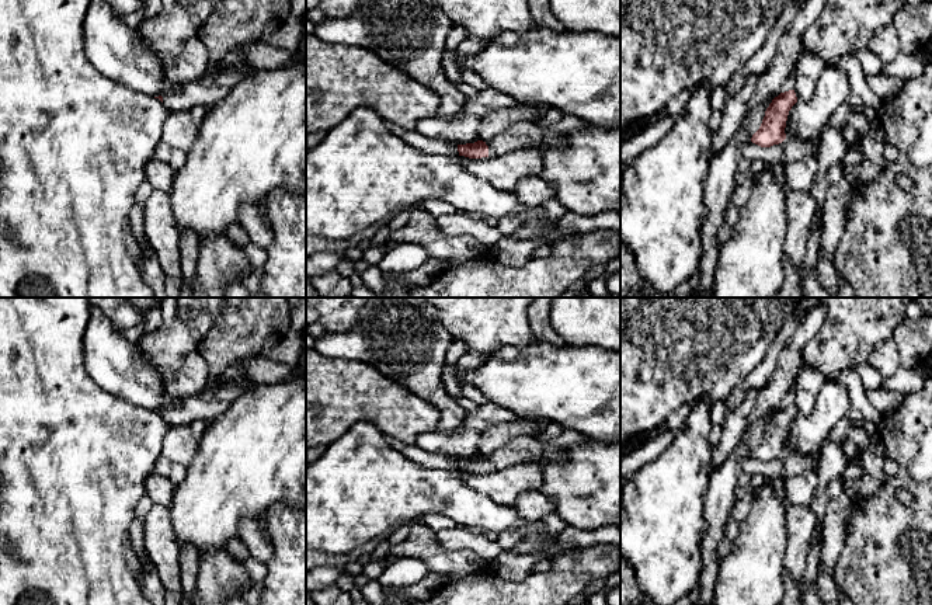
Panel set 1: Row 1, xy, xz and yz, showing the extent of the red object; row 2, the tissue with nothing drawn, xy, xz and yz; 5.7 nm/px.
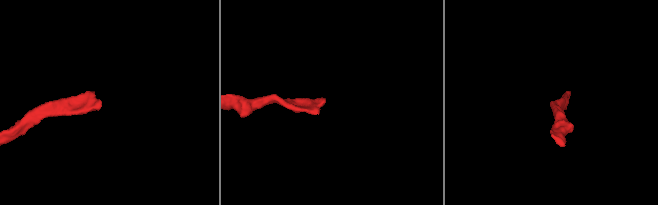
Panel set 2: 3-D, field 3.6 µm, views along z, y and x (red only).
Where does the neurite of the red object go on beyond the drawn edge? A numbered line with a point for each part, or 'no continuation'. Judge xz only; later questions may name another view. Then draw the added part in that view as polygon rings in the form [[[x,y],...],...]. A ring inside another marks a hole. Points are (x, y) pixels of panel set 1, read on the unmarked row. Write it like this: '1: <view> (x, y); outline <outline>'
1: xz (518, 451); outline [[[515,437],[487,455],[486,459],[488,460],[488,472],[497,472],[525,463],[563,463],[567,460],[567,451],[545,445],[536,437]]]

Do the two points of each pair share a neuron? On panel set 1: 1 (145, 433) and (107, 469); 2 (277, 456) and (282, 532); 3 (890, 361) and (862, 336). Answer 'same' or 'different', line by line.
1: same
2: different
3: different

